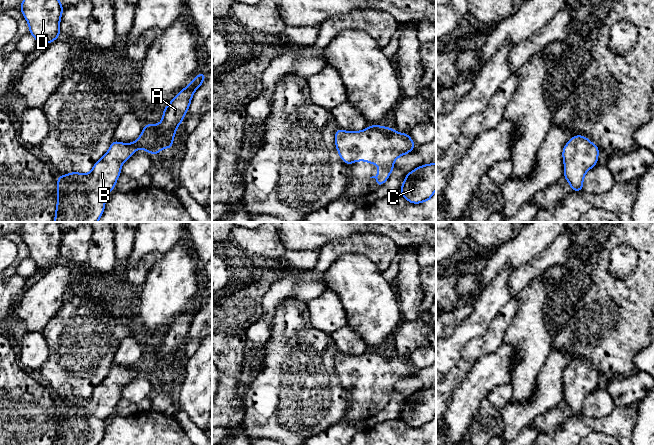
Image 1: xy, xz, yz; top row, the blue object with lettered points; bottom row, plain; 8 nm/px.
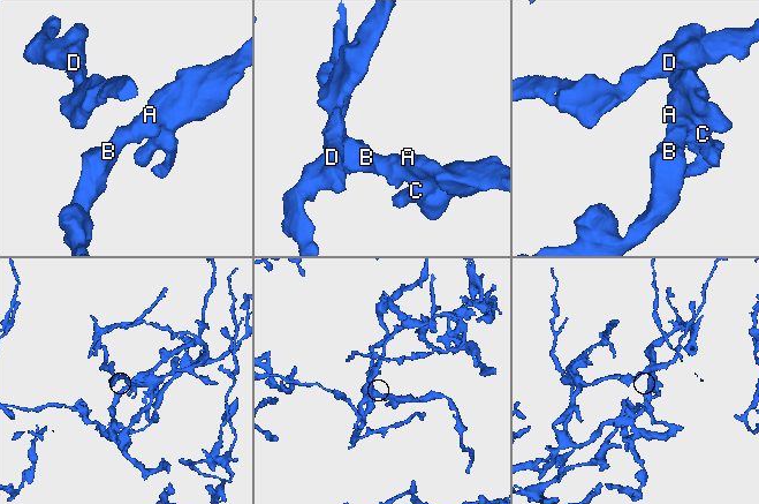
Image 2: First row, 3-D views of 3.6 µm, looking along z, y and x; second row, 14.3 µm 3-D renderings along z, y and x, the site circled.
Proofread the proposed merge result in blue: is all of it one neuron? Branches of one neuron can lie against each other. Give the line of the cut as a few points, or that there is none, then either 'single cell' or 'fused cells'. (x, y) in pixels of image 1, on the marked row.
no cut; single cell

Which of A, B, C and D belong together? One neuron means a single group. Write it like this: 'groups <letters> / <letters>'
groups A B C D

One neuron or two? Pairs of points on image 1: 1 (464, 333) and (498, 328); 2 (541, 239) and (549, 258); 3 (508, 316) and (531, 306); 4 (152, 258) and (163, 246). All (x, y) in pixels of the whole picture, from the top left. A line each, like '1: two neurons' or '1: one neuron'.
1: two neurons
2: two neurons
3: two neurons
4: two neurons

